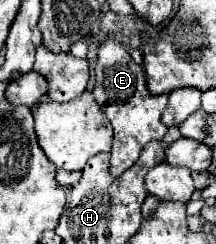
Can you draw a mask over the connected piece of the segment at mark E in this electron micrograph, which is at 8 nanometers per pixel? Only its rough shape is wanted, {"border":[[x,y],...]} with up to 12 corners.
{"border":[[118,42],[98,48],[94,98],[114,128],[112,176],[162,140],[168,94]]}

